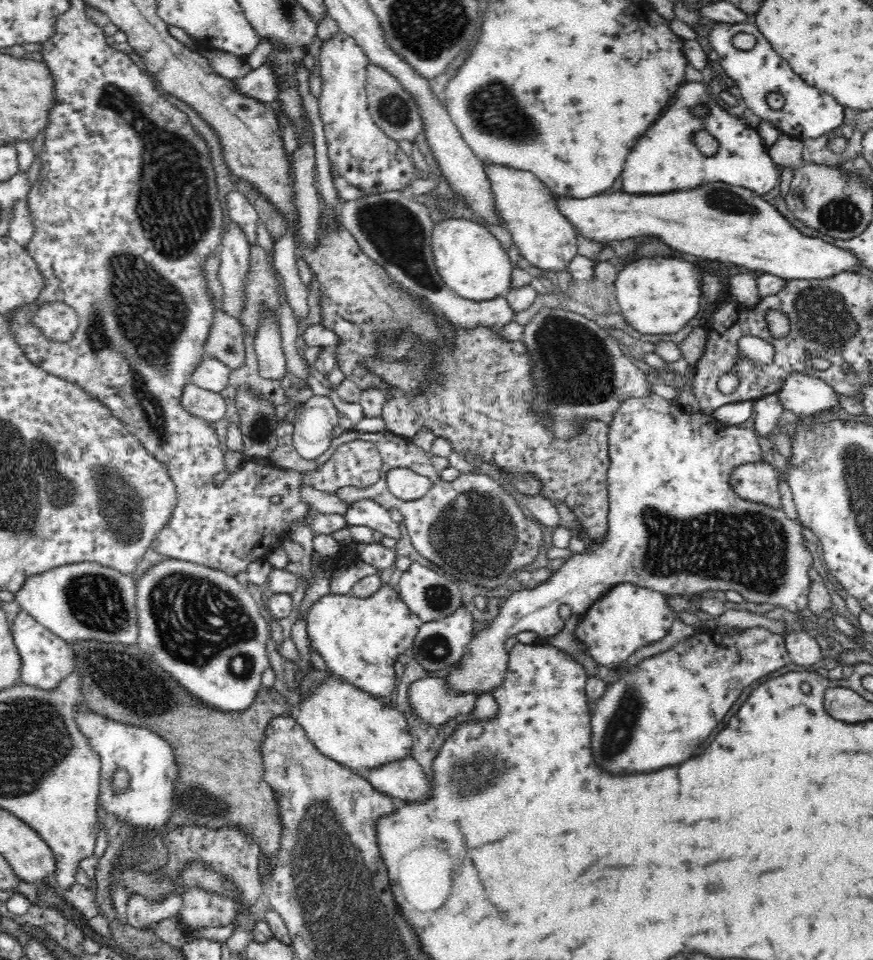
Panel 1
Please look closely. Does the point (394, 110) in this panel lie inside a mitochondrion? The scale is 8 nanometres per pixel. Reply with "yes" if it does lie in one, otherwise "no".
yes

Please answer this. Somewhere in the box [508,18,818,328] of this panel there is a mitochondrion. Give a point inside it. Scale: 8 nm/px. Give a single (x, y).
(723, 200)

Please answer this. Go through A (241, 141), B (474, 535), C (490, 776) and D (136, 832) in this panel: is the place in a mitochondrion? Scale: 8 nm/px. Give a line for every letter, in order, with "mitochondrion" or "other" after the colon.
A: other
B: mitochondrion
C: mitochondrion
D: other

